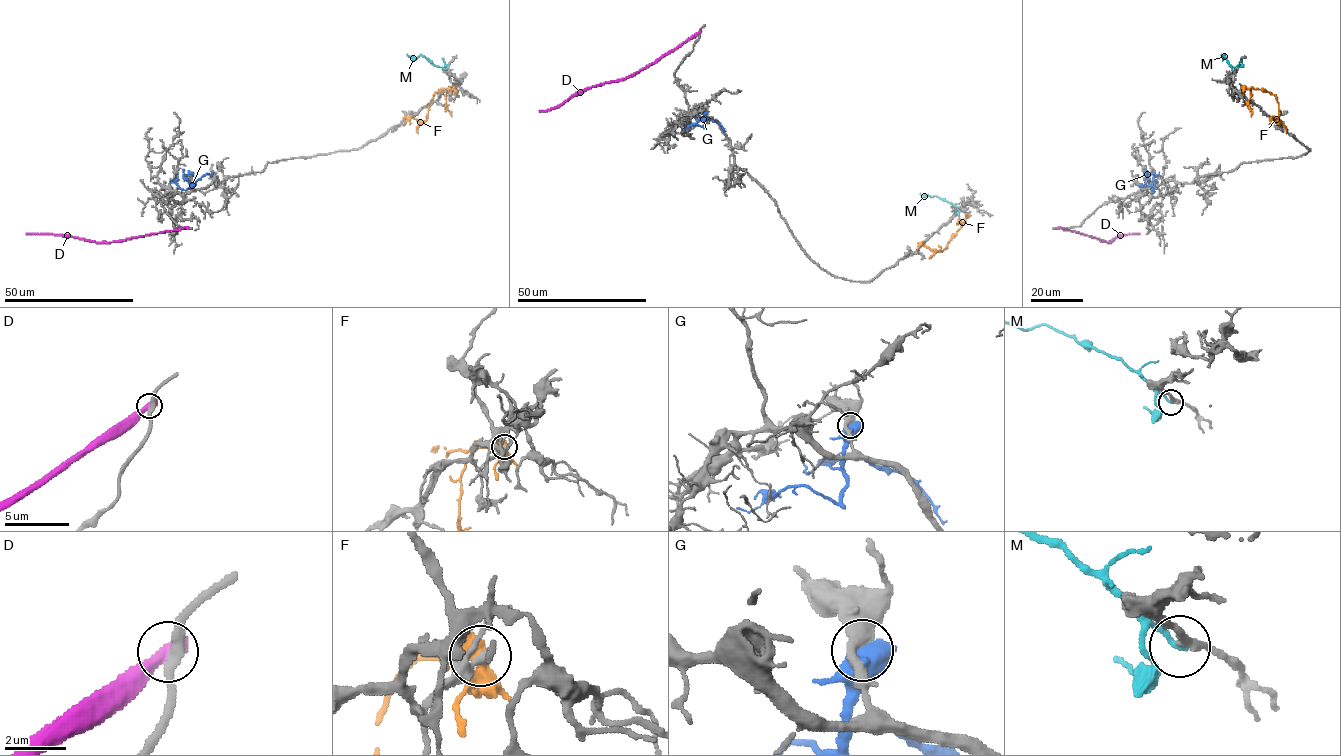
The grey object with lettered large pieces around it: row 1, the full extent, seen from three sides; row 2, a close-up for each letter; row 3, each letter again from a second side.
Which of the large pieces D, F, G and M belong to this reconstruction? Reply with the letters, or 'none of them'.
none of them

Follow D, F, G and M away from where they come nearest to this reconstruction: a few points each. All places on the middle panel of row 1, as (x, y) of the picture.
D: (699, 31), (628, 76), (581, 90), (559, 105), (539, 112)
F: (968, 215), (942, 250), (919, 244), (916, 248)
G: (706, 112), (703, 127), (695, 124), (682, 128)
M: (961, 211), (951, 203), (920, 193)

